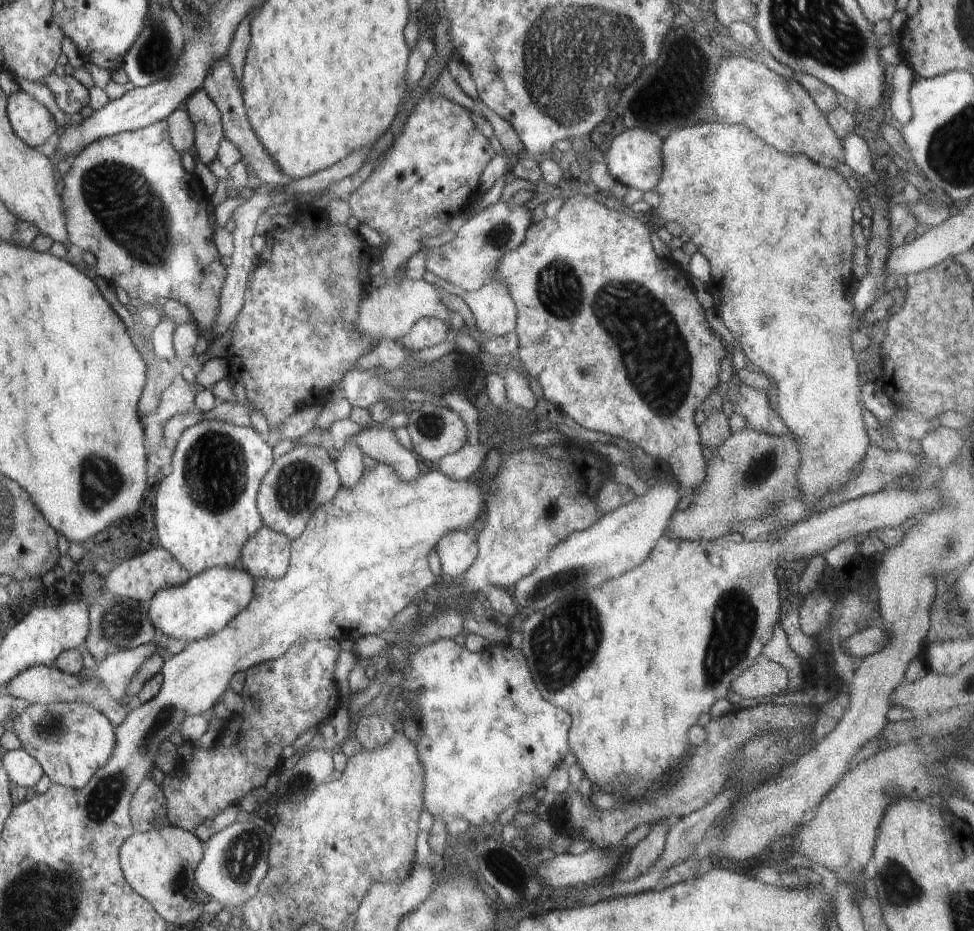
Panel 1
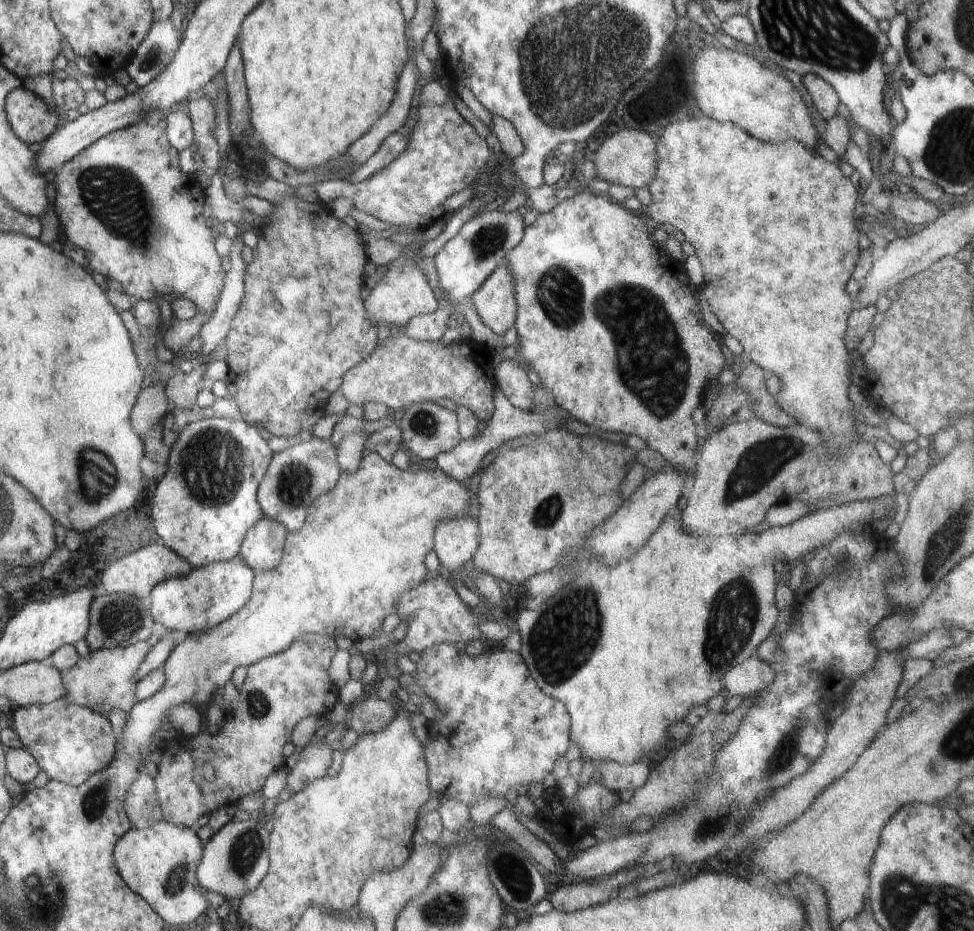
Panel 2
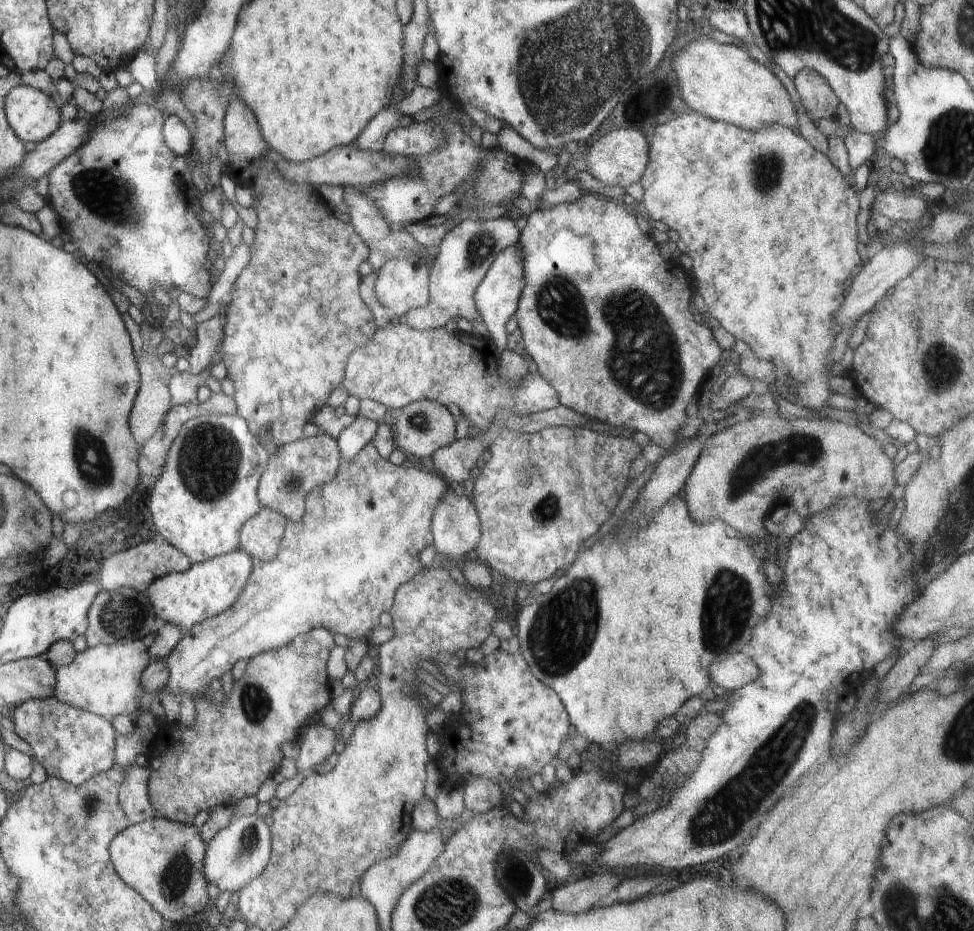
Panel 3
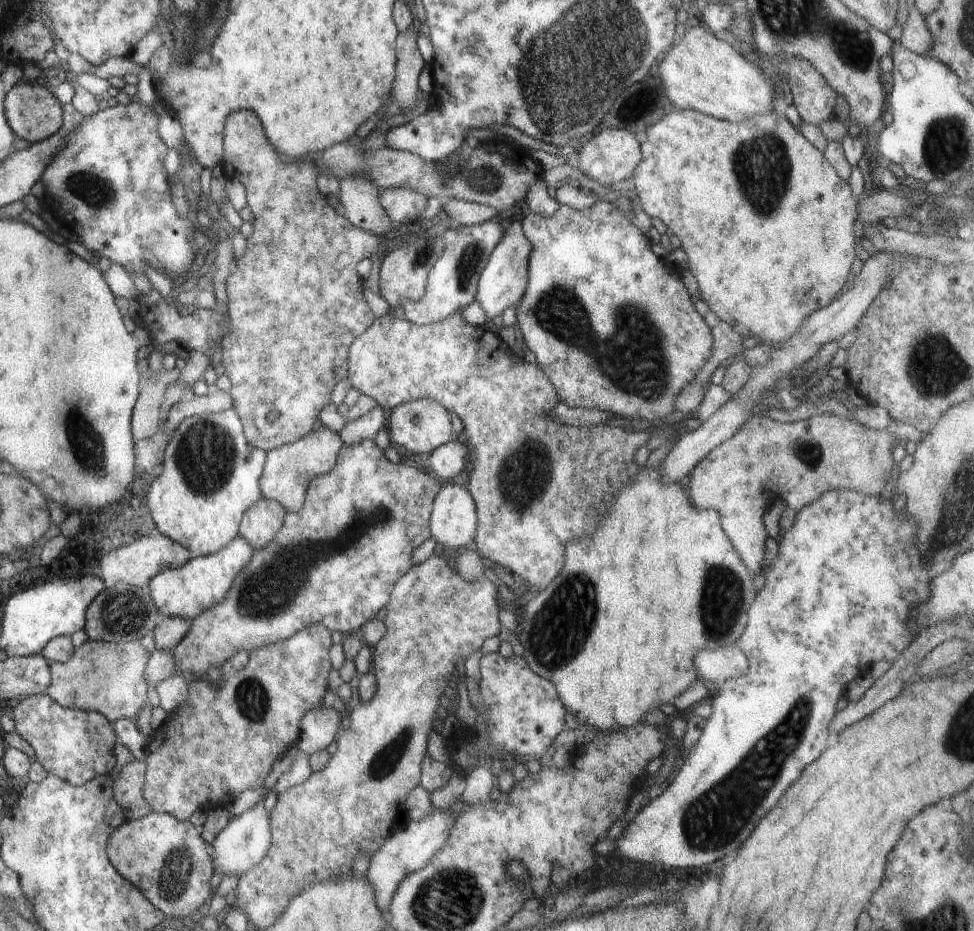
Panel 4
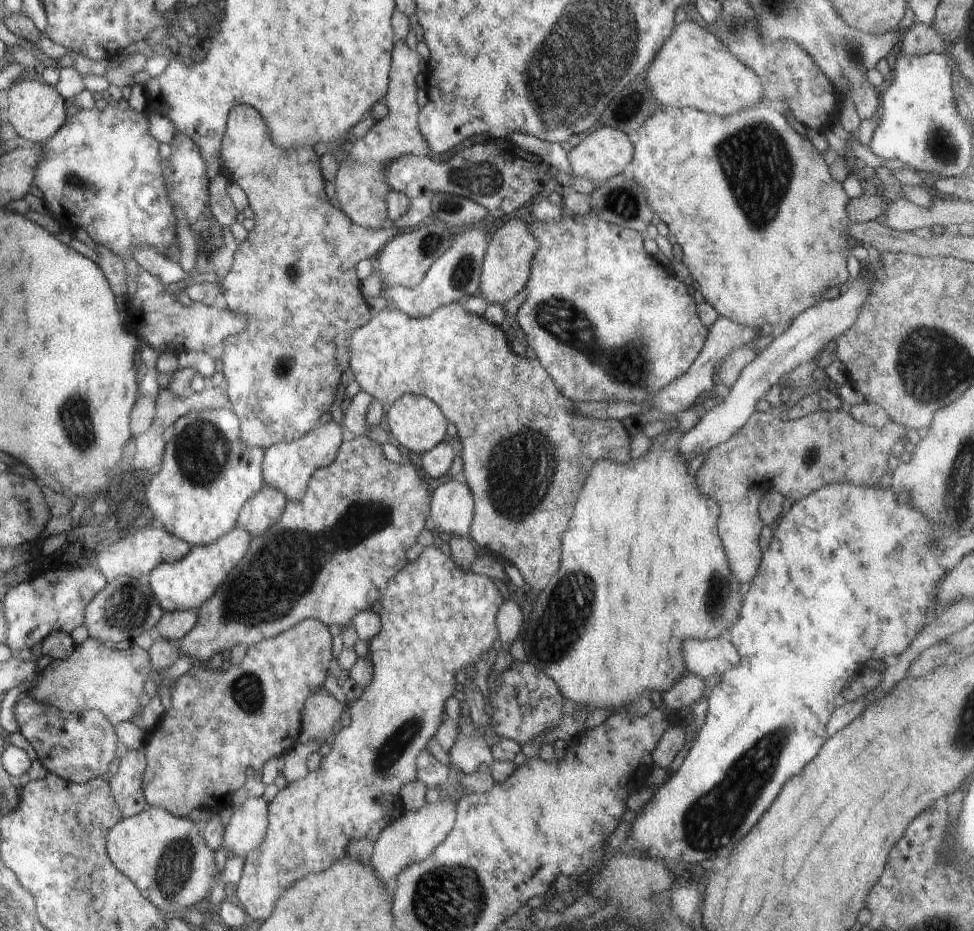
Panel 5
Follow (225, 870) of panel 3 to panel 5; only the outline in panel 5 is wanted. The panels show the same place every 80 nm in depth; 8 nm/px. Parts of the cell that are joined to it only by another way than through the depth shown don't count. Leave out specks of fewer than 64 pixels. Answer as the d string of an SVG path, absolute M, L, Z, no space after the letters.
M250 797L241 807L233 808L232 813L229 823L225 825L221 848L228 852L228 858L240 857L245 860L251 850L258 848L264 842L269 817L267 802L263 798Z

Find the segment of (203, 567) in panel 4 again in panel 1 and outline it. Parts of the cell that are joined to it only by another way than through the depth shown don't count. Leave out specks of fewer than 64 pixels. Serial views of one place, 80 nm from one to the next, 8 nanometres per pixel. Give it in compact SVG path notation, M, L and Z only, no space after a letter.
M214 567L190 577L183 585L160 589L151 598L147 611L156 629L165 635L190 643L211 637L243 611L254 596L255 584L249 572L240 567Z

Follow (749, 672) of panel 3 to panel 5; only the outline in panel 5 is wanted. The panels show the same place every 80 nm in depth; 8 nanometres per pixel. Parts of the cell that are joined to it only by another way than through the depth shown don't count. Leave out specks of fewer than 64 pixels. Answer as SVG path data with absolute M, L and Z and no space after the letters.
M686 639L683 642L683 659L688 671L705 680L710 676L721 676L735 667L740 655L729 639Z

